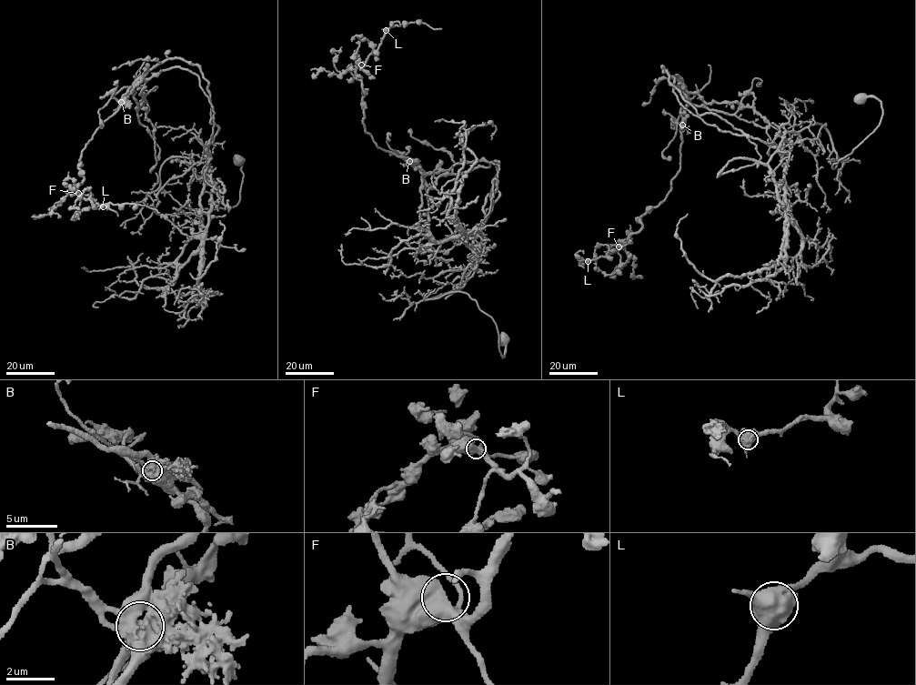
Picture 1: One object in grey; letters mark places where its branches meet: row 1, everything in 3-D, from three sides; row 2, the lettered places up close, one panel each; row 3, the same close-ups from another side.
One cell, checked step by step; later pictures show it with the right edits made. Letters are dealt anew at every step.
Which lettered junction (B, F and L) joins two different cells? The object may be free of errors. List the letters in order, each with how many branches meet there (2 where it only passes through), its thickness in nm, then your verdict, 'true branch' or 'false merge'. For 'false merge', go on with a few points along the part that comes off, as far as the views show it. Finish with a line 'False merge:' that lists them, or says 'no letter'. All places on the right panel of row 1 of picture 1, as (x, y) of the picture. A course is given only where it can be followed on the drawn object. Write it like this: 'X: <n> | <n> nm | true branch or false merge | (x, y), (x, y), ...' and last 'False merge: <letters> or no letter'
B: 3 | 750 nm | false merge | (682, 125), (689, 100), (665, 68), (758, 161), (818, 123), (833, 168), (882, 114), (875, 97), (854, 100)
F: 3 | 550 nm | true branch
L: 3 | 650 nm | true branch
False merge: B

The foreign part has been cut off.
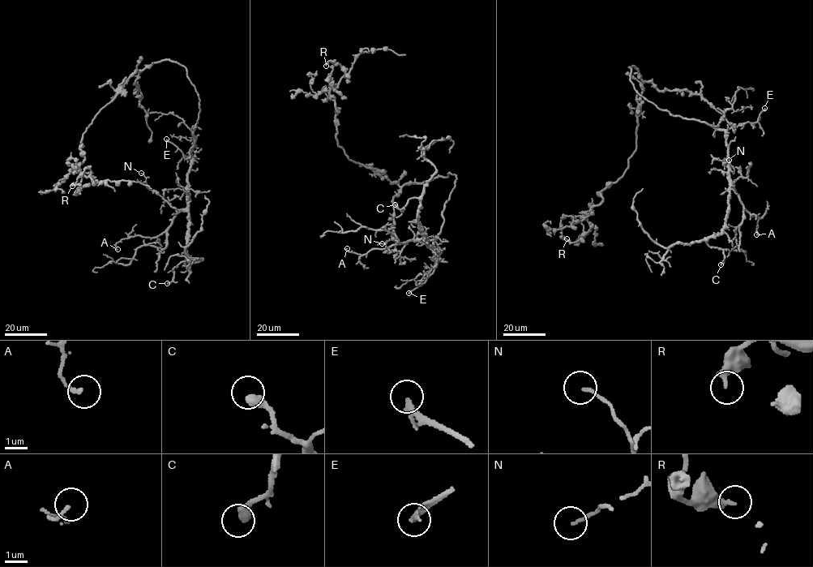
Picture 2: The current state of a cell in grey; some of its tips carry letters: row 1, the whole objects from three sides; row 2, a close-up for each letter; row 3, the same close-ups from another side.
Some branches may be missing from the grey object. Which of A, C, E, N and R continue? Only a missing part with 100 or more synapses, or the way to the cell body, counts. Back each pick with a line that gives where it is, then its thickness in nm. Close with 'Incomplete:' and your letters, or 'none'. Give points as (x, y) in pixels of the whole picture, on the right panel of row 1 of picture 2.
E: at (764, 108); 170 nm thick
Incomplete: E

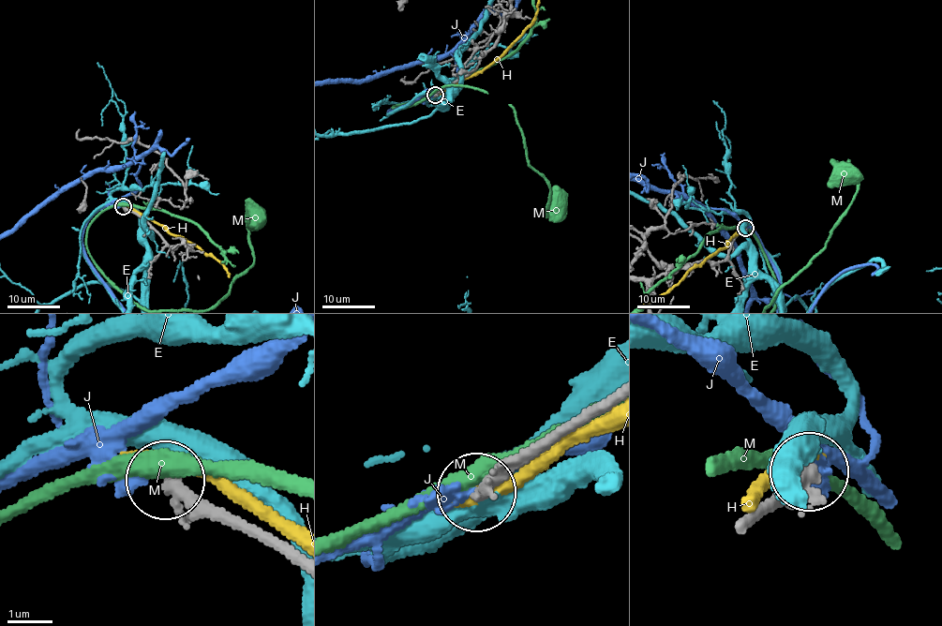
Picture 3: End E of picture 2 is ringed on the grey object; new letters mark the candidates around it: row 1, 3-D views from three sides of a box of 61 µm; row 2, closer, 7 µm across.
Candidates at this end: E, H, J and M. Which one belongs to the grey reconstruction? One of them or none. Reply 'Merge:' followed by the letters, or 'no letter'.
Merge: no letter

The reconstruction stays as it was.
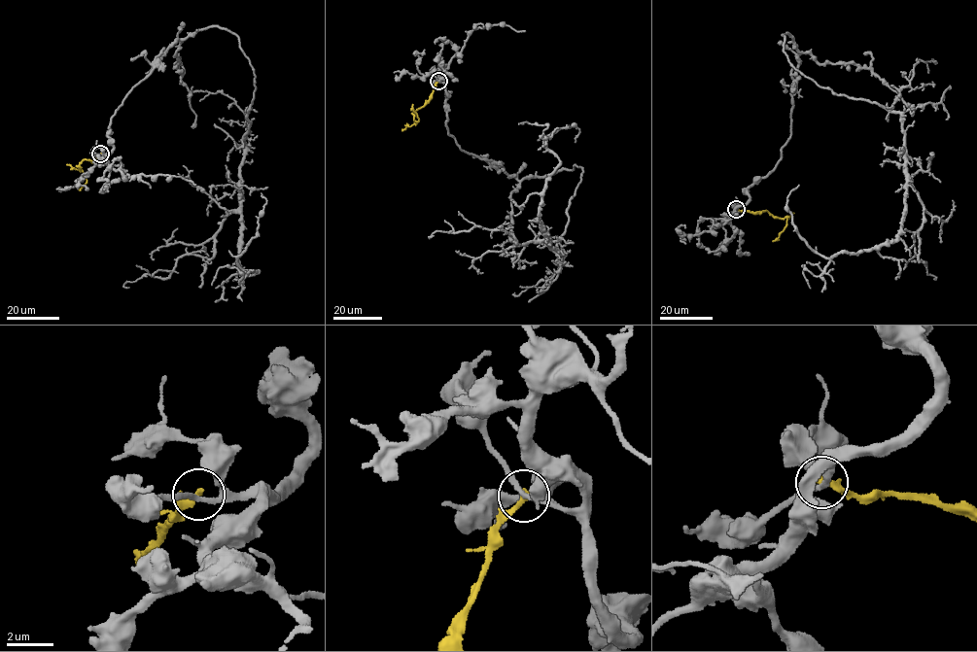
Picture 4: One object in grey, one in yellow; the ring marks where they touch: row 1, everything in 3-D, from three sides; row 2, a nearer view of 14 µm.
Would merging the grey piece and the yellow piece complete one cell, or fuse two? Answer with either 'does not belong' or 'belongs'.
does not belong

